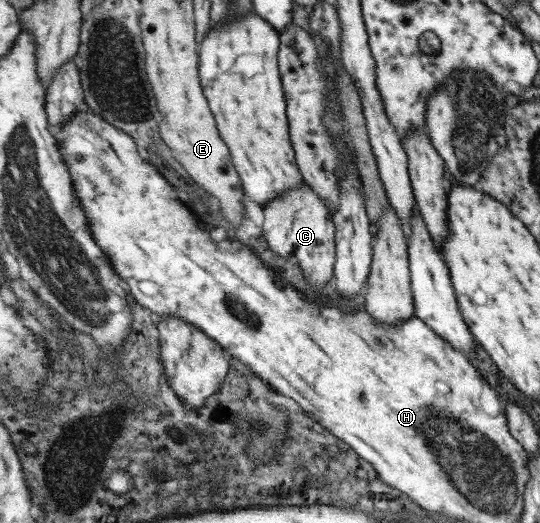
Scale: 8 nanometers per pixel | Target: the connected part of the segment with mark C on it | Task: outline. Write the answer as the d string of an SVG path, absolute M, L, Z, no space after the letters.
M303 182L264 206L263 214L262 227L268 246L278 256L294 256L297 259L304 271L306 282L309 282L306 293L312 299L318 298L328 282L334 278L337 261L337 228L327 204L307 182Z

